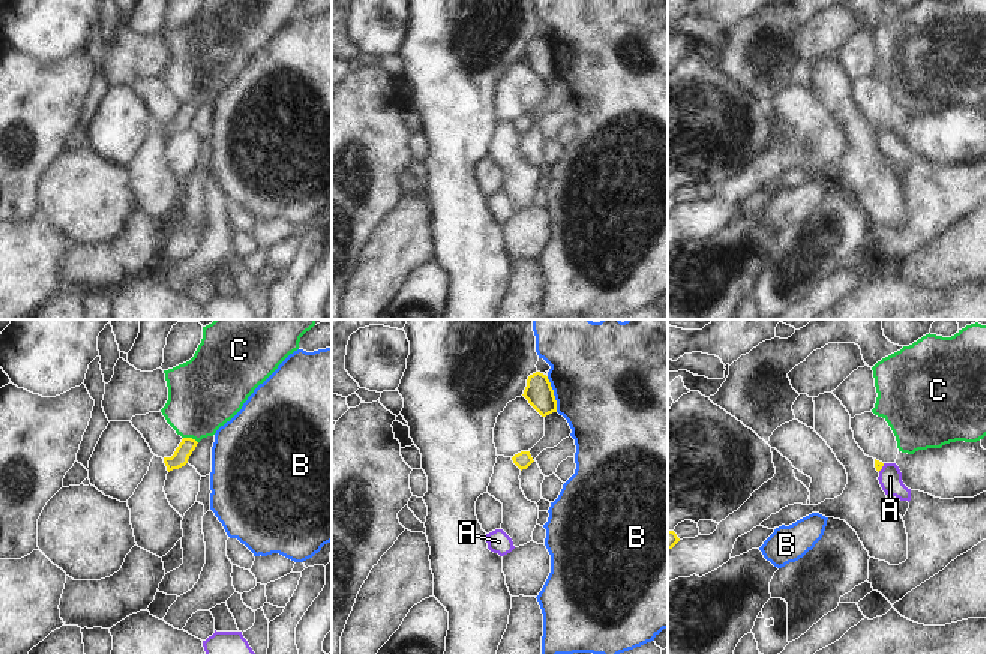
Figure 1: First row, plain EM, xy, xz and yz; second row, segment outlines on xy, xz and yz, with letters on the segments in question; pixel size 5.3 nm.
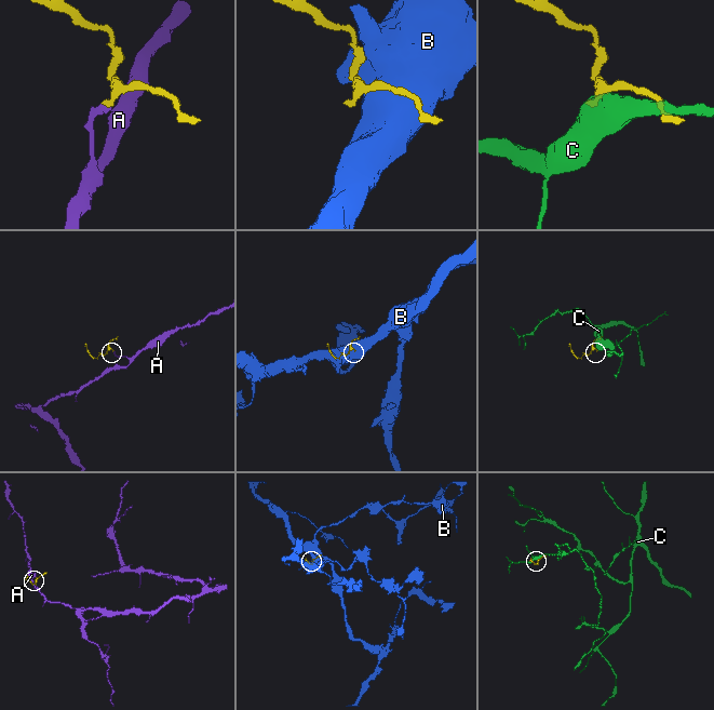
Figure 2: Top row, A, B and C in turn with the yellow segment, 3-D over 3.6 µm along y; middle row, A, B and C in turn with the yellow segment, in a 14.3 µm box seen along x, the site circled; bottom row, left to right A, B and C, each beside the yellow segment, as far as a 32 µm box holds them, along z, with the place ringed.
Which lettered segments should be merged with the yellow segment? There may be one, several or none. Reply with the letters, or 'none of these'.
A

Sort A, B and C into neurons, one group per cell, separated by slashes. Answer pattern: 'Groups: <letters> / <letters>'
Groups: A / B / C

